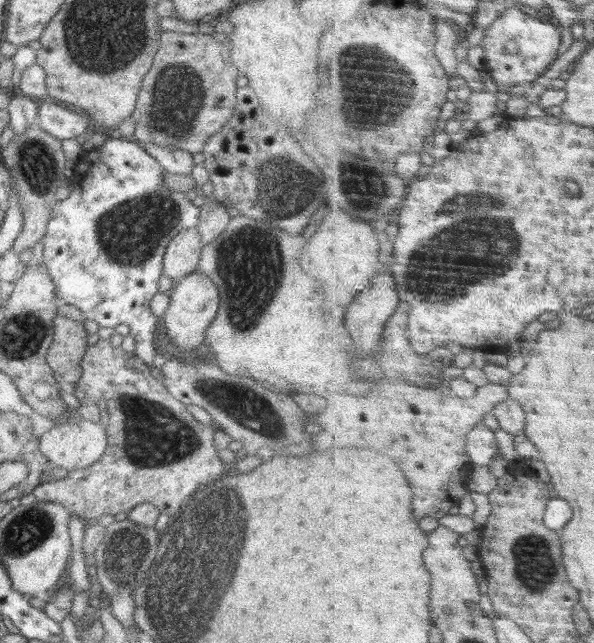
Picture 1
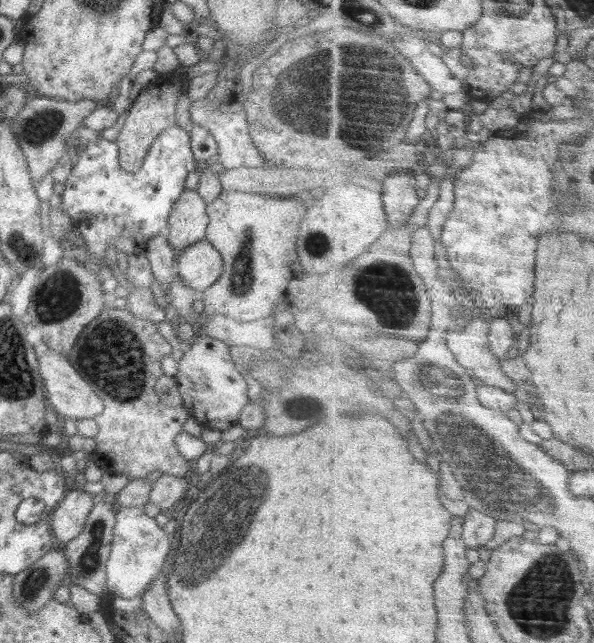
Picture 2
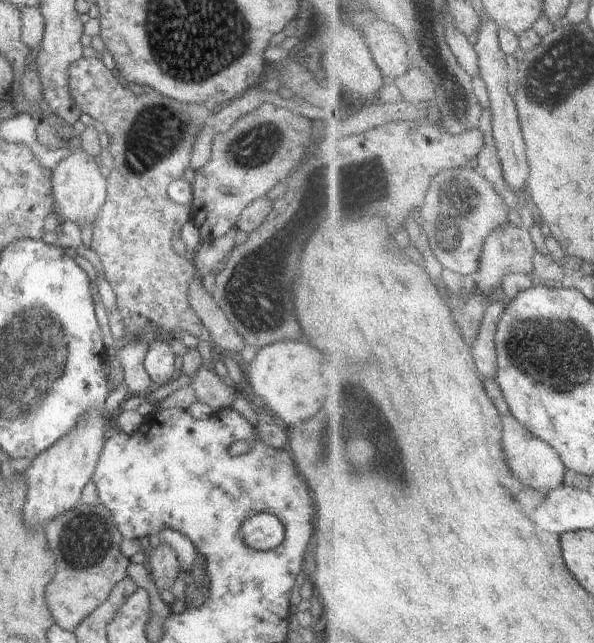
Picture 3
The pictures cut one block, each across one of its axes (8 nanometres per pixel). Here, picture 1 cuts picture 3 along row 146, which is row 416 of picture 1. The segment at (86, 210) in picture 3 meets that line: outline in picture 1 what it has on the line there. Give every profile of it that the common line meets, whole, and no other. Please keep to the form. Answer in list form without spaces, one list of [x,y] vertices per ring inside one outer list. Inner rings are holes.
[[[72,416],[66,422],[55,424],[39,438],[40,450],[48,457],[49,464],[67,474],[72,470],[82,470],[100,460],[106,450],[105,423],[97,423],[85,418]]]

